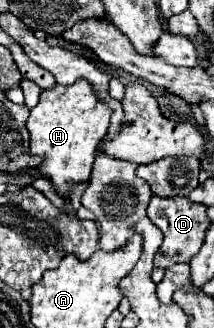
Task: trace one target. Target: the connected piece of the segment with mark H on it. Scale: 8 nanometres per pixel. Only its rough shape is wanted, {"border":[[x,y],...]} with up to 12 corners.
{"border":[[83,79],[41,93],[31,155],[59,195],[87,181],[111,109]]}

